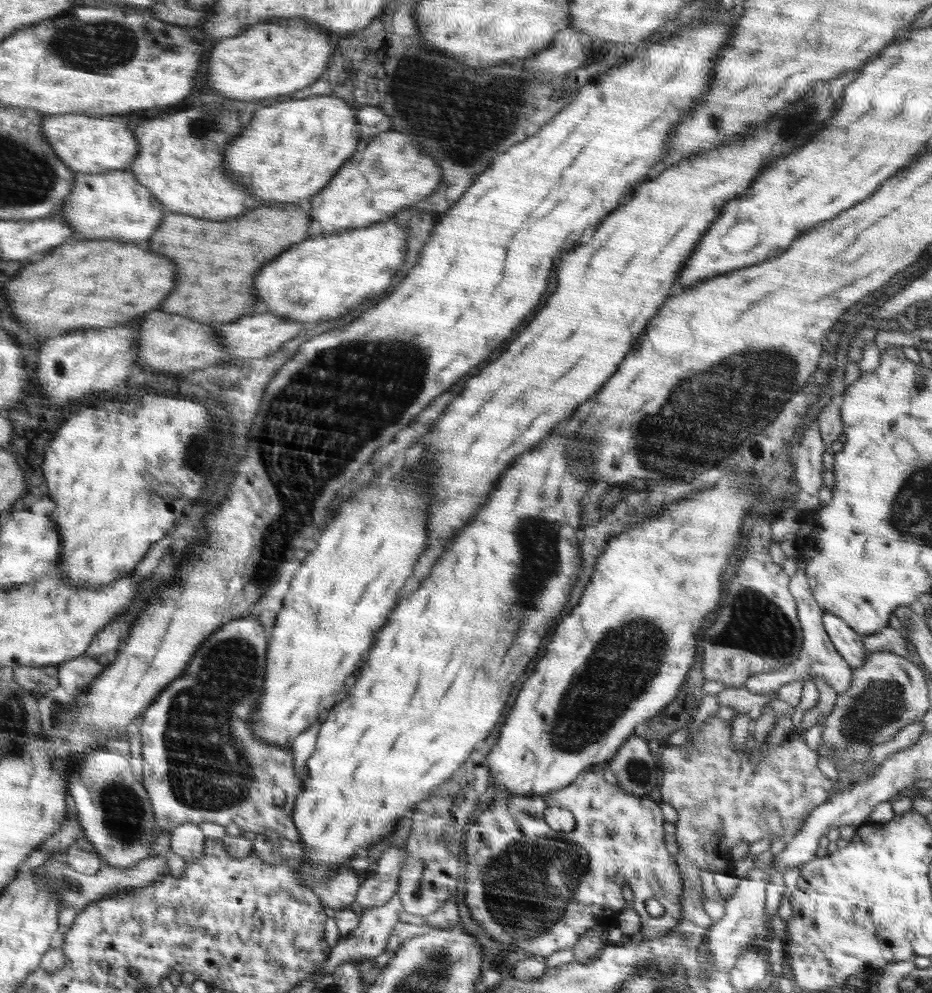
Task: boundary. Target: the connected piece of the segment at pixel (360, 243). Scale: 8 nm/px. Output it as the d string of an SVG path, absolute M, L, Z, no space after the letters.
M392 216L368 228L346 229L345 232L334 233L331 236L321 234L315 238L306 239L305 242L292 246L274 261L267 263L258 274L258 278L254 278L257 308L261 312L270 311L292 321L316 322L318 319L340 318L346 312L352 312L356 304L362 304L387 290L392 277L405 262L408 233L409 226L406 222L400 224Z

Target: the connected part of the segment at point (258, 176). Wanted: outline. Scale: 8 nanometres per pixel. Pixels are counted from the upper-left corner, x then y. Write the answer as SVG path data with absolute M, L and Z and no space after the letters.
M334 94L300 98L280 102L268 108L262 108L240 136L228 144L226 155L227 174L234 175L234 182L242 183L246 190L252 188L252 194L260 200L258 204L276 204L276 202L294 202L295 205L308 205L311 197L322 190L336 176L338 168L346 164L359 150L360 131L358 119L352 104L344 102Z

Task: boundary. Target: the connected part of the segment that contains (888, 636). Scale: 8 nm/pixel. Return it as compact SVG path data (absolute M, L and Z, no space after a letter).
M883 628L877 633L864 636L863 641L866 658L876 651L892 651L903 657L913 655L910 642L905 638L903 630Z

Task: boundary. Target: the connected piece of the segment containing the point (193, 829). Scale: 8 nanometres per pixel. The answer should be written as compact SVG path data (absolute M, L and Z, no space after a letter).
M184 823L171 830L170 838L173 853L184 860L196 860L201 857L205 841L199 824Z

